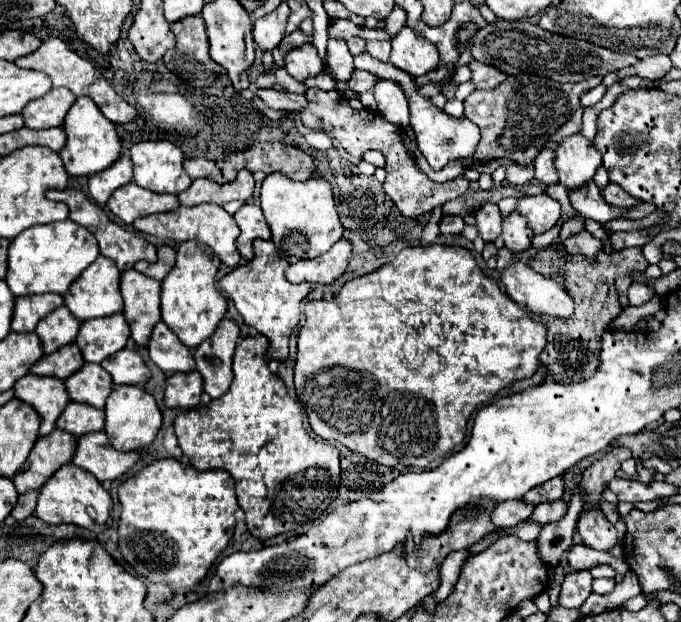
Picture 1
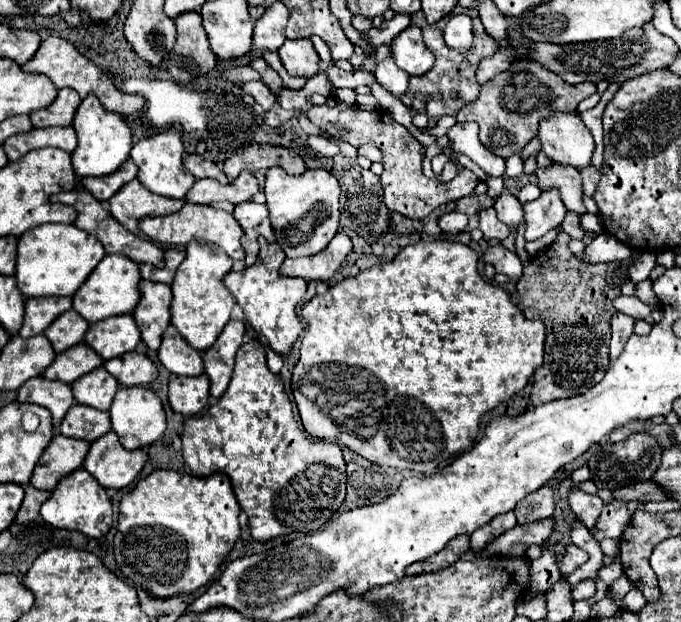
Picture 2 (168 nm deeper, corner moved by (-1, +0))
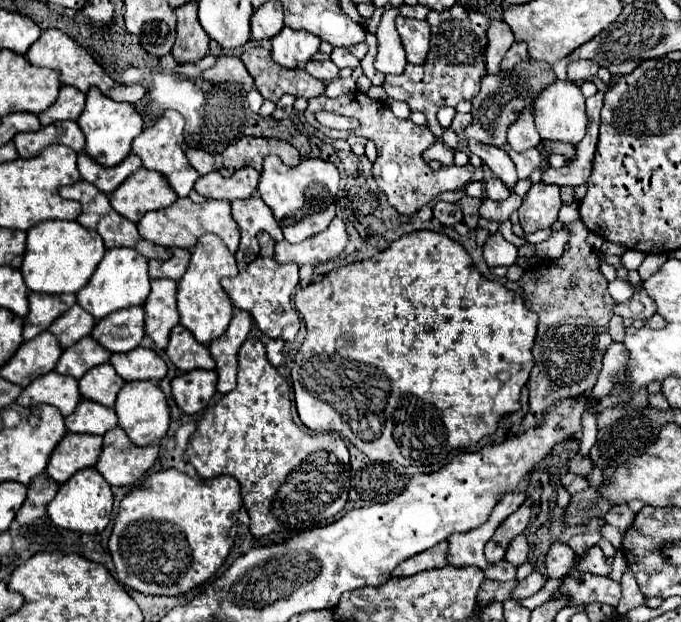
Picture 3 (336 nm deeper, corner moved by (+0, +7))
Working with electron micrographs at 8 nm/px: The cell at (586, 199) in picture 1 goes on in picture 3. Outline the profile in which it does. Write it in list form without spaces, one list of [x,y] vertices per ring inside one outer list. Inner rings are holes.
[[[506,143],[504,145],[506,153],[510,153],[510,159],[514,161],[516,165],[516,171],[518,171],[518,177],[524,179],[524,177],[530,177],[530,173],[542,163],[542,155],[538,153],[538,149],[528,149],[528,151],[522,151],[522,153],[516,153],[510,149],[510,145]]]

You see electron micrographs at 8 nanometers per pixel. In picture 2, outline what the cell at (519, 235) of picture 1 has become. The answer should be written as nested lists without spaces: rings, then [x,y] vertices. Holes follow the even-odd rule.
[[[501,194],[497,200],[495,200],[495,206],[497,210],[497,218],[509,226],[509,230],[517,230],[521,224],[525,224],[525,212],[523,212],[523,206],[521,202],[511,196],[511,194]]]

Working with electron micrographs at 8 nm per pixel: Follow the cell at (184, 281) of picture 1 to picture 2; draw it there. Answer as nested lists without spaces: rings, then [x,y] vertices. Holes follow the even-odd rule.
[[[191,242],[187,246],[187,256],[181,262],[175,280],[171,284],[173,290],[171,324],[181,332],[187,344],[191,344],[199,352],[207,350],[217,340],[223,326],[229,322],[229,314],[235,300],[227,292],[223,276],[231,270],[231,266],[233,260],[219,246],[205,242]]]

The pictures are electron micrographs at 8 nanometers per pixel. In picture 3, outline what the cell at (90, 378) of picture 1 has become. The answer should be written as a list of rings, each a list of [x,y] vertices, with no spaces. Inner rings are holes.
[[[110,363],[90,369],[80,381],[80,393],[84,399],[96,401],[106,407],[114,407],[116,395],[124,385],[124,379],[112,369]]]

